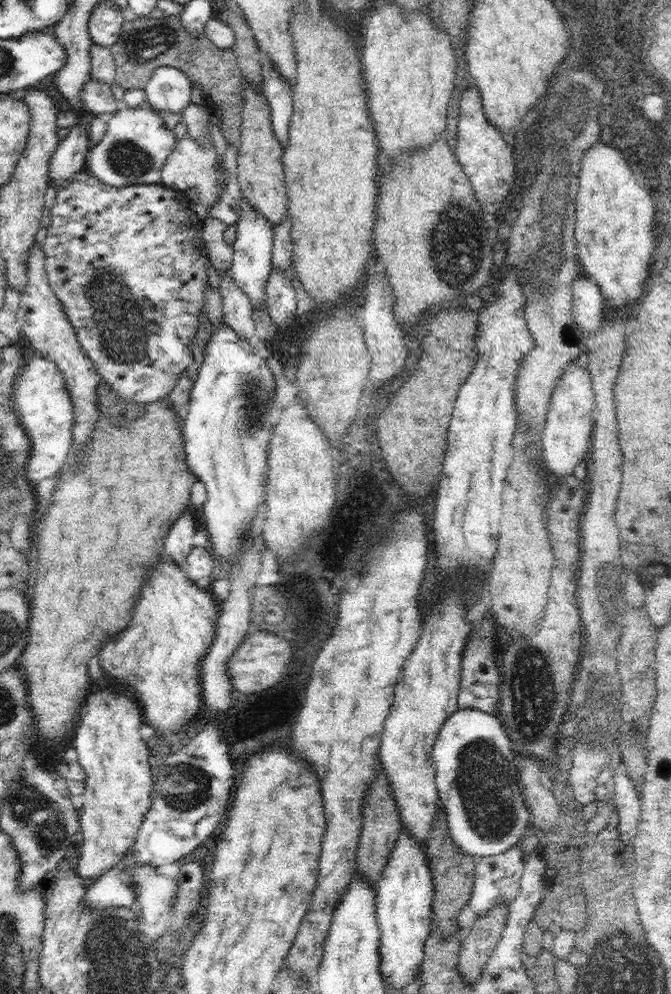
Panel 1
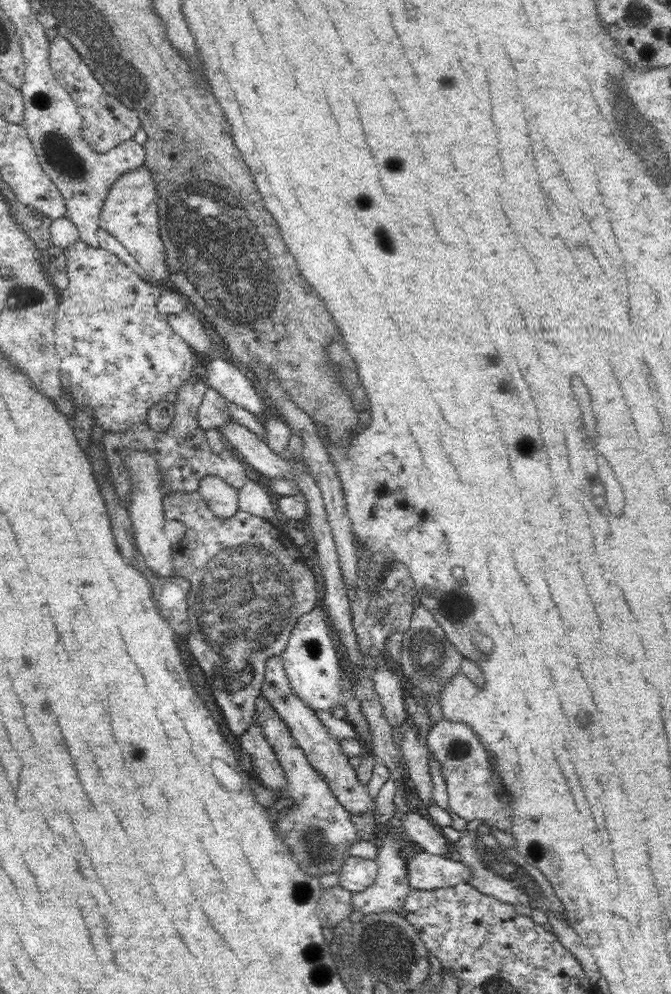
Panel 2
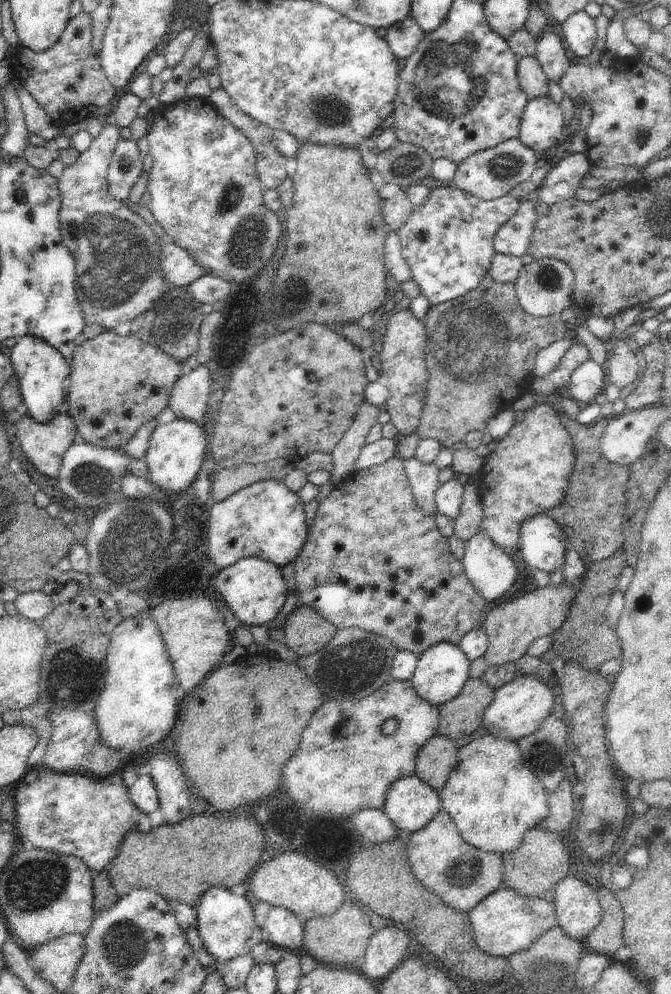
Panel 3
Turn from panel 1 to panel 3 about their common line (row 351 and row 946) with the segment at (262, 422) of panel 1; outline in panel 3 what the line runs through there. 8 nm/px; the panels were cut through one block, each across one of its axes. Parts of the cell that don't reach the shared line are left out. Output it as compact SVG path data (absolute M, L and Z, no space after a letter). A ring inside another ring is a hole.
M224 887L209 888L197 906L197 929L206 950L215 956L221 966L237 956L250 954L256 945L263 943L262 928L254 916L250 902L245 896L236 895Z

